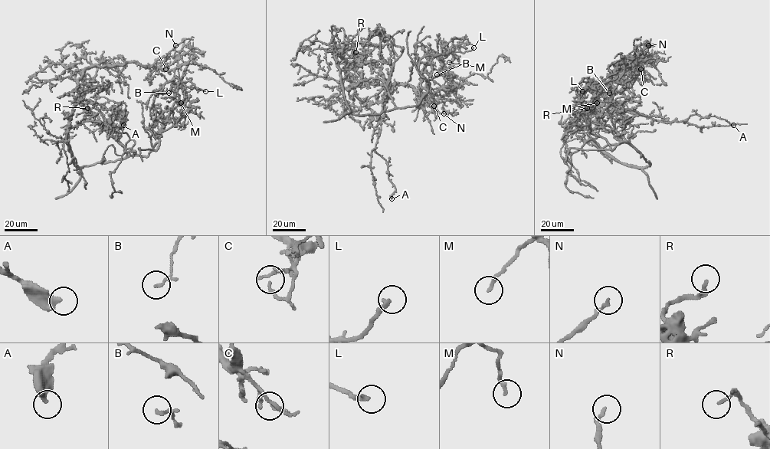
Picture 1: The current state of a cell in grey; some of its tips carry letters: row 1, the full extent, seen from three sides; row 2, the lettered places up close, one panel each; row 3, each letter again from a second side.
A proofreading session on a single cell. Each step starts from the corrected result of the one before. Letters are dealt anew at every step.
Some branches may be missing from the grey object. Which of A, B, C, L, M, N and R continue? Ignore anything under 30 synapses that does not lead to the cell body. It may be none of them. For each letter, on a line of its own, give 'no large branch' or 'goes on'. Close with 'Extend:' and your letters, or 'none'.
A: no large branch
B: no large branch
C: no large branch
L: no large branch
M: no large branch
N: no large branch
R: no large branch
Extend: none

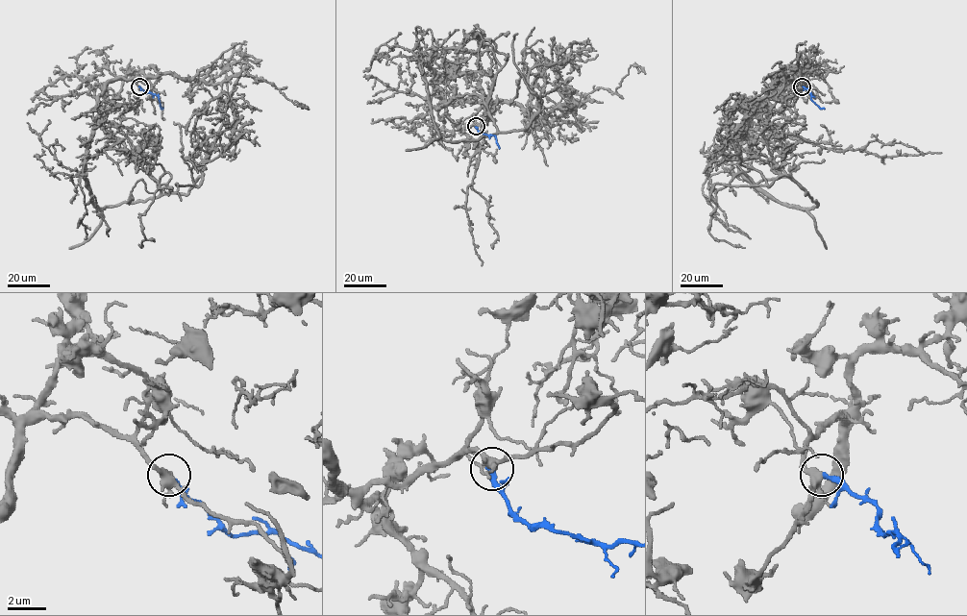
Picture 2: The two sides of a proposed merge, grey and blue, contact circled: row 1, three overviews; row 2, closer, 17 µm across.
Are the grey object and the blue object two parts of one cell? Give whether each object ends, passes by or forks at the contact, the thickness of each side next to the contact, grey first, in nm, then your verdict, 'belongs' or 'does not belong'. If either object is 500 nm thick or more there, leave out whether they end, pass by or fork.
grey forks | blue ends | 360/280 nm | belongs

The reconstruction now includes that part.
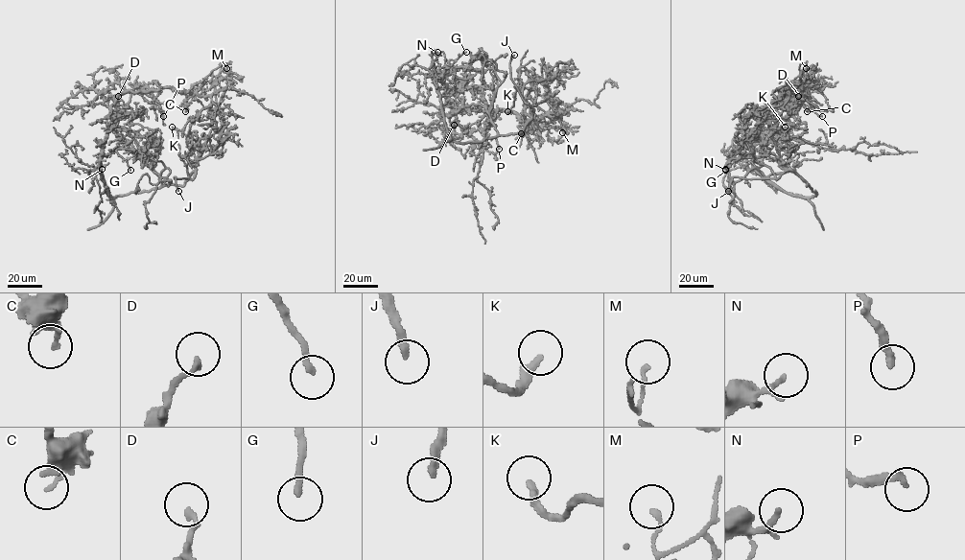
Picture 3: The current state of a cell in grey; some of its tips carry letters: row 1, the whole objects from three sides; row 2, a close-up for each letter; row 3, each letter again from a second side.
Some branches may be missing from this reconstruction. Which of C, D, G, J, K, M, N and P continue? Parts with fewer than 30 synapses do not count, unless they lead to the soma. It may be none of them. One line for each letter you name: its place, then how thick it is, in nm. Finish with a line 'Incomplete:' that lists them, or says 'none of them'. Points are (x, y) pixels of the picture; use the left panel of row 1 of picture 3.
G: Place: (130, 170). Thickness 200 nm
J: Place: (178, 191). Thickness 240 nm
K: Place: (172, 127). Thickness 260 nm
N: Place: (102, 169). Thickness 110 nm
Incomplete: G, J, K, N

